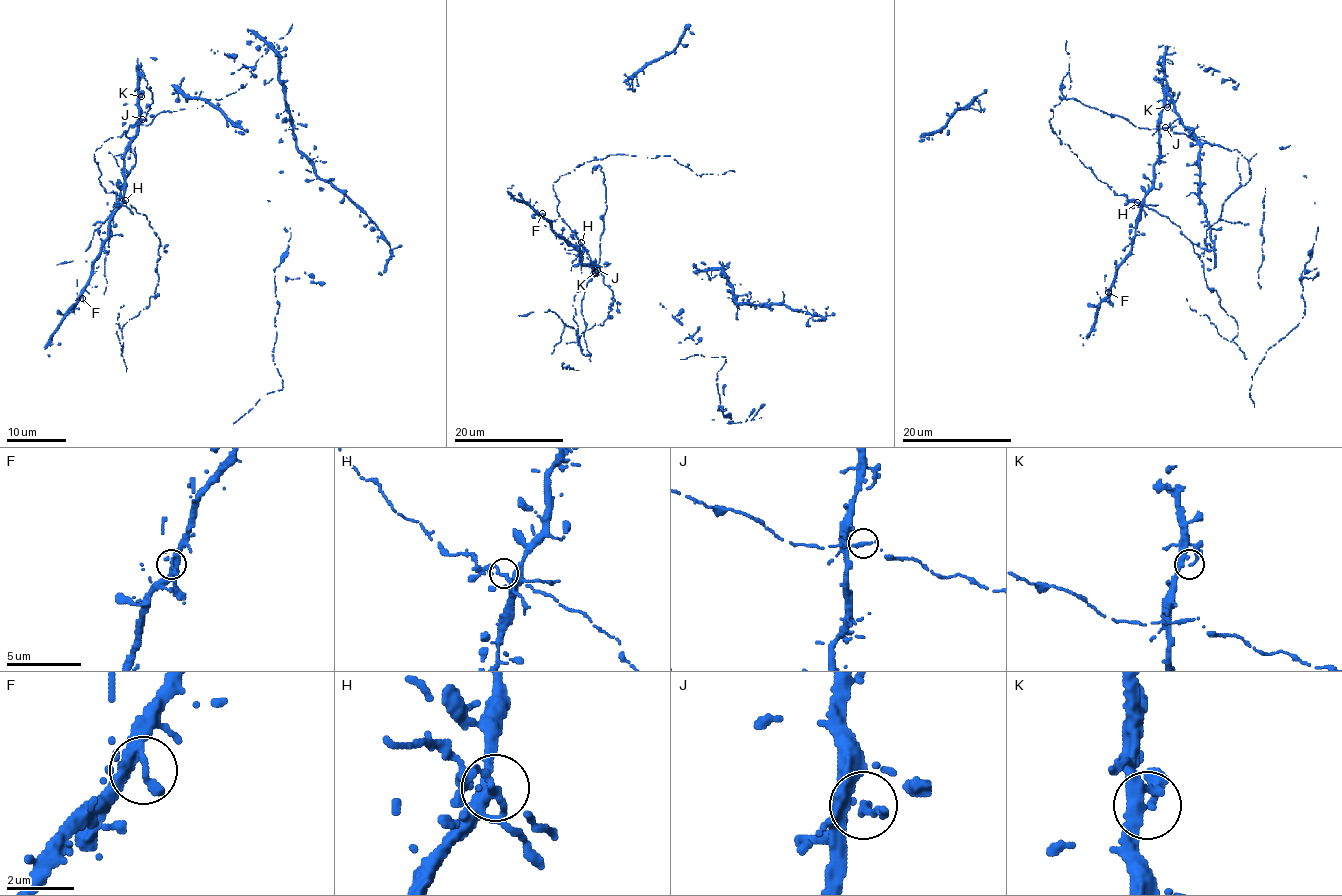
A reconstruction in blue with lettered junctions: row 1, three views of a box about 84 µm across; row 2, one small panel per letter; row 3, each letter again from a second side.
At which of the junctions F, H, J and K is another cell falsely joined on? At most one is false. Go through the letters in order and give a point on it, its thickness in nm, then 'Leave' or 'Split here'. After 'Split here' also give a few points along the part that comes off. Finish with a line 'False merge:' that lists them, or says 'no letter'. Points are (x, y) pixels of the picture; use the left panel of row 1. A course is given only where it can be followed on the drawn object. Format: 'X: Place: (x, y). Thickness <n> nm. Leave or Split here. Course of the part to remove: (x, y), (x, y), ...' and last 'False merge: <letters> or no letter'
F: Place: (82, 298). Thickness 240 nm. Leave
H: Place: (125, 200). Thickness 260 nm. Split here
J: Place: (142, 119). Thickness 220 nm. Leave
K: Place: (141, 96). Thickness 240 nm. Leave
False merge: H

